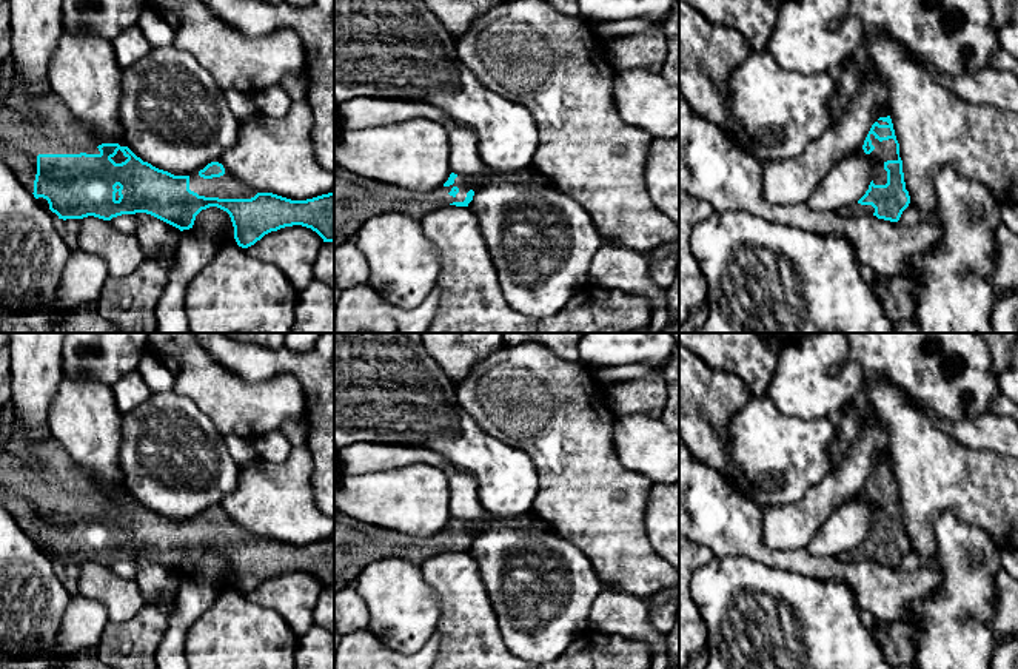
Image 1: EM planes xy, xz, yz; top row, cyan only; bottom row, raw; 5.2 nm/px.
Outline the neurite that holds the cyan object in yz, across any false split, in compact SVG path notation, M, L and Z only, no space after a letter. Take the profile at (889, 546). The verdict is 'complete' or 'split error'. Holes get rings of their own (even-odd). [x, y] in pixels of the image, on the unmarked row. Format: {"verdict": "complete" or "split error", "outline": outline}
{"verdict": "split error", "outline": "M887 455L879 456L879 464L872 470L862 495L875 507L875 518L869 535L850 552L850 558L898 567L910 549L910 541L906 535L899 489Z"}

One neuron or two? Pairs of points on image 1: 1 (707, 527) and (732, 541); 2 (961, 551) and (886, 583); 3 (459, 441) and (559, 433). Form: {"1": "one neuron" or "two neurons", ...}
{"1": "one neuron", "2": "two neurons", "3": "two neurons"}

